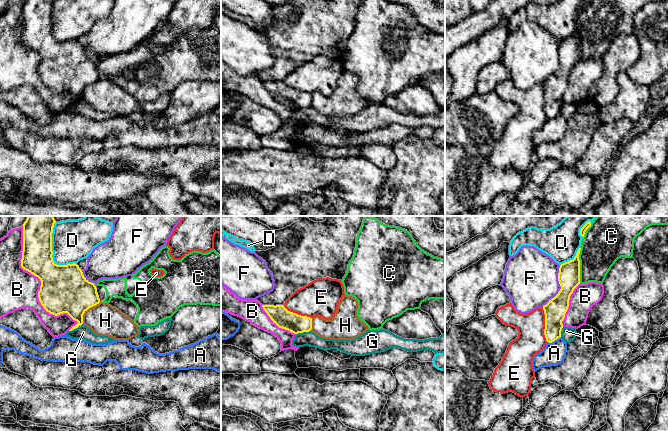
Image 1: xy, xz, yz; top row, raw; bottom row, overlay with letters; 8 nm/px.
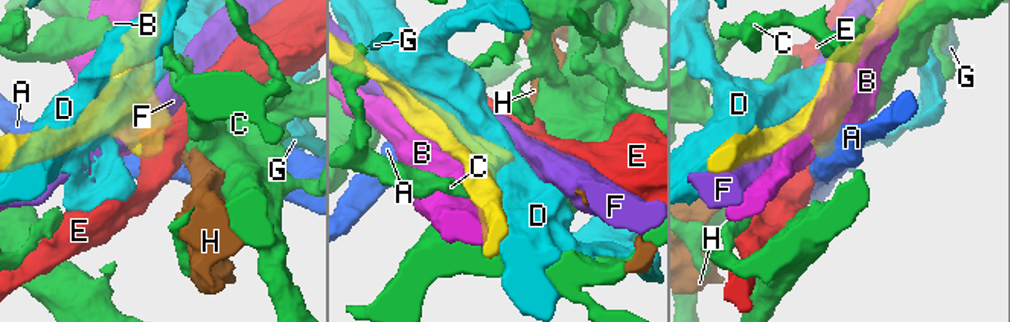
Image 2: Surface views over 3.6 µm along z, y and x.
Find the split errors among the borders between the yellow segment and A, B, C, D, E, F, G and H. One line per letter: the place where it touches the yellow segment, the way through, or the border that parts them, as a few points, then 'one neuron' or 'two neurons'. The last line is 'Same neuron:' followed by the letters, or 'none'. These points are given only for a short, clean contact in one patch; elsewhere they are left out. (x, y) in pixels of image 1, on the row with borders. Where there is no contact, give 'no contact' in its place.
A: meets yellow in yz at (553, 341); border along yz (560, 336), (551, 342), (547, 342); two neurons
B: meets yellow in xy at (41, 285); two neurons
C: meets yellow in yz at (579, 265); two neurons
D: meets yellow in xy at (52, 253); two neurons
E: meets yellow in yz at (545, 324); two neurons
F: meets yellow in yz at (561, 287); two neurons
G: meets yellow in xz at (303, 331); border along xz (310, 330), (296, 334); two neurons
H: meets yellow in xy at (87, 309); border along xy (100, 302), (91, 306), (84, 313), (82, 323); two neurons
Same neuron: none

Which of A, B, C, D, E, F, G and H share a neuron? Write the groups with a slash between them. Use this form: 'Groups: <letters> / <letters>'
Groups: A / B / C / D / E / F / G / H

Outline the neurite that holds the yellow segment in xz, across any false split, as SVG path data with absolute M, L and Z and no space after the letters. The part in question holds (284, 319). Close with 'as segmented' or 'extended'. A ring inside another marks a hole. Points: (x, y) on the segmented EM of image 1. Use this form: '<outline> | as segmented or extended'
M262 305L262 307L279 328L294 334L309 332L312 329L312 318L290 312L284 305Z | as segmented

